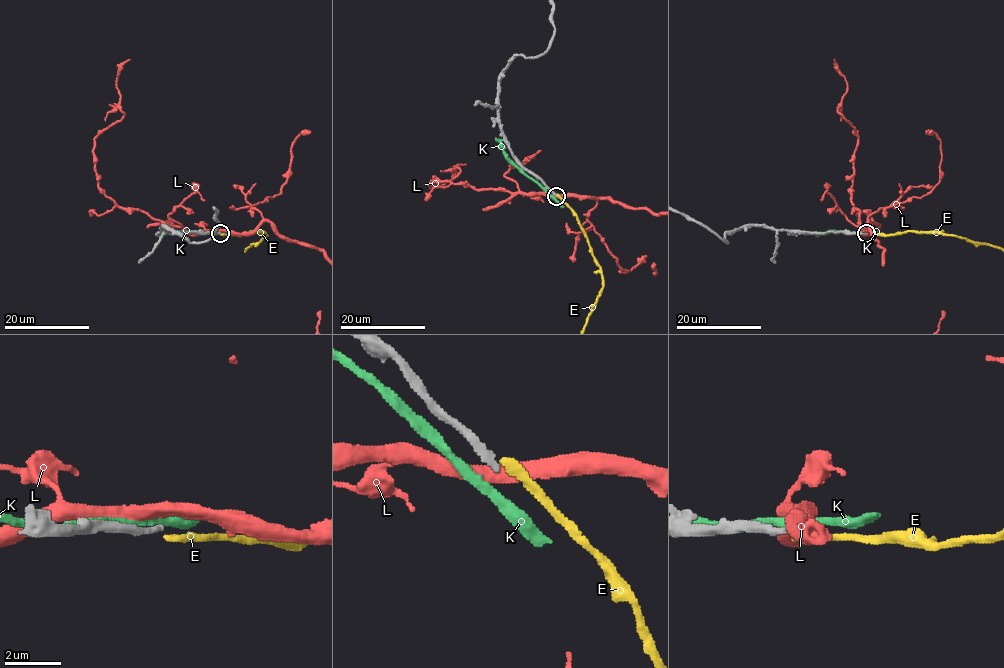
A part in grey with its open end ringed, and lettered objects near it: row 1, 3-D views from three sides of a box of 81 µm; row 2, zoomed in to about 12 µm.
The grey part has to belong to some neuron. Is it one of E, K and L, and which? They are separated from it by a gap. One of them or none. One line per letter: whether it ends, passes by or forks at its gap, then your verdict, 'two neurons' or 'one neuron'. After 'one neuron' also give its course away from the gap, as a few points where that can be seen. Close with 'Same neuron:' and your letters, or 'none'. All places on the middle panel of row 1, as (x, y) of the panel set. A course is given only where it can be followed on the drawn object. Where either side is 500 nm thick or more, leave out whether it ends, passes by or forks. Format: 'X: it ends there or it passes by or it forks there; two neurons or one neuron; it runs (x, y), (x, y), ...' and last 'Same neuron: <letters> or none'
E: it ends there; two neurons
K: it passes by; two neurons
L: it passes by; two neurons
Same neuron: none

